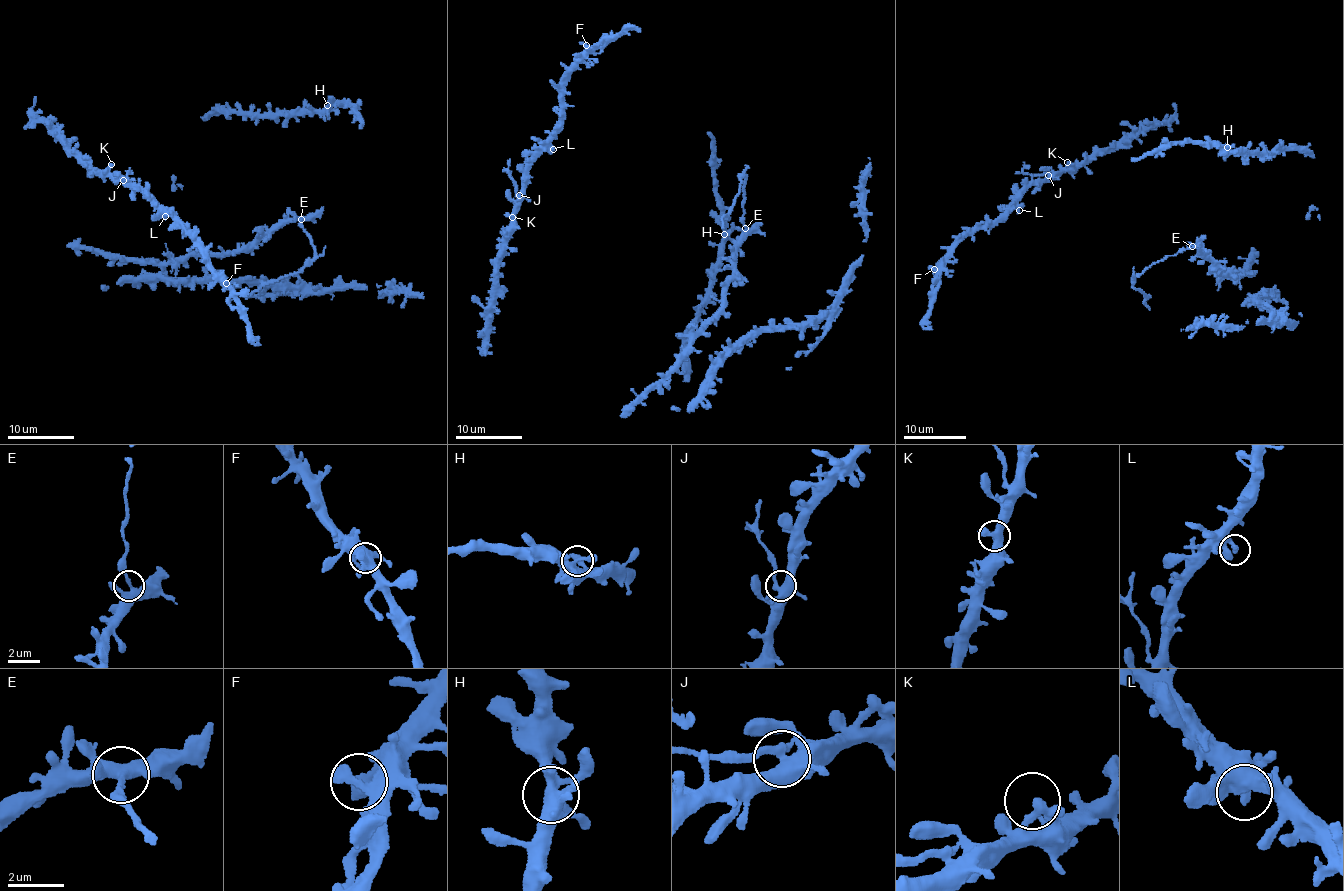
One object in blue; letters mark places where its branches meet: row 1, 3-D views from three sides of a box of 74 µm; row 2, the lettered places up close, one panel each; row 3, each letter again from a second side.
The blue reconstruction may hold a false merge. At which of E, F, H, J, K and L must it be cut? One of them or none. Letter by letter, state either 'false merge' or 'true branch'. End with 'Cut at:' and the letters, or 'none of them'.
E: false merge
F: true branch
H: true branch
J: true branch
K: true branch
L: true branch
Cut at: E

